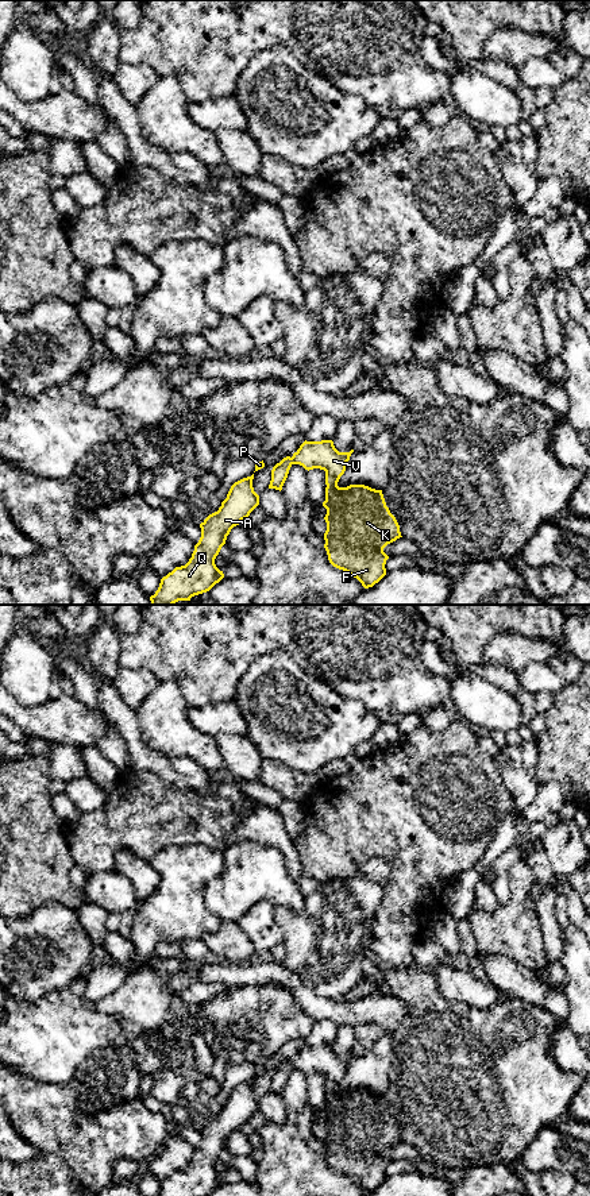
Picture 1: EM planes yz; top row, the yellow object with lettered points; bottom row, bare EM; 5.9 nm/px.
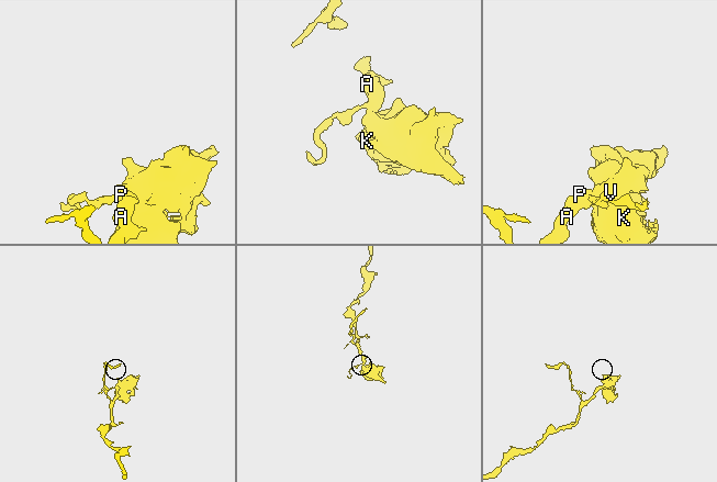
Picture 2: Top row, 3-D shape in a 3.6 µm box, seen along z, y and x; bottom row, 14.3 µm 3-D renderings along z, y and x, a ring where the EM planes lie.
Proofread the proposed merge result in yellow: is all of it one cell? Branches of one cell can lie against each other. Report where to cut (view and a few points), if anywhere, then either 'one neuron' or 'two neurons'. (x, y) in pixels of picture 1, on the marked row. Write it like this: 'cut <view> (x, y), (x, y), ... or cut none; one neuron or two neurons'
cut none; one neuron

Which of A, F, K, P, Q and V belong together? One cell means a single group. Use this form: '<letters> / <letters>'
A F K P Q V

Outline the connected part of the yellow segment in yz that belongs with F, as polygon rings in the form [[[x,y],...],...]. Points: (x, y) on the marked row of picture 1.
[[[305,440],[292,458],[286,456],[273,467],[269,489],[281,491],[293,464],[308,471],[324,470],[324,548],[328,560],[369,589],[386,575],[385,564],[389,556],[383,548],[402,536],[396,517],[386,506],[382,490],[365,485],[338,486],[352,452],[354,450],[339,452],[332,440]]]

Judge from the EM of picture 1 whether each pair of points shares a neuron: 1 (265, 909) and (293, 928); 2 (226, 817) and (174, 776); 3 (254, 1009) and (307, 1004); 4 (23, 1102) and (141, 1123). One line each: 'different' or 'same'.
1: different
2: different
3: different
4: same

